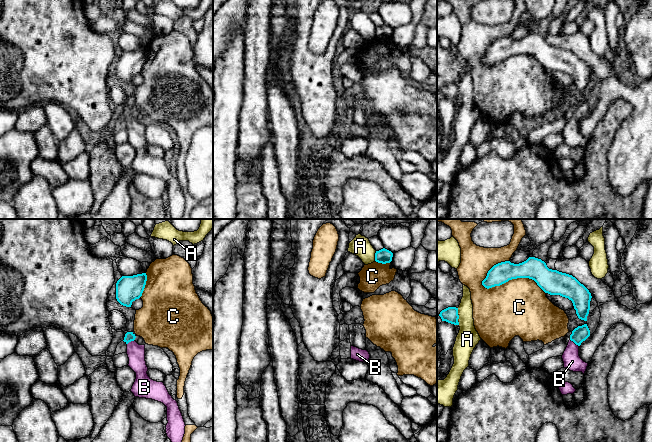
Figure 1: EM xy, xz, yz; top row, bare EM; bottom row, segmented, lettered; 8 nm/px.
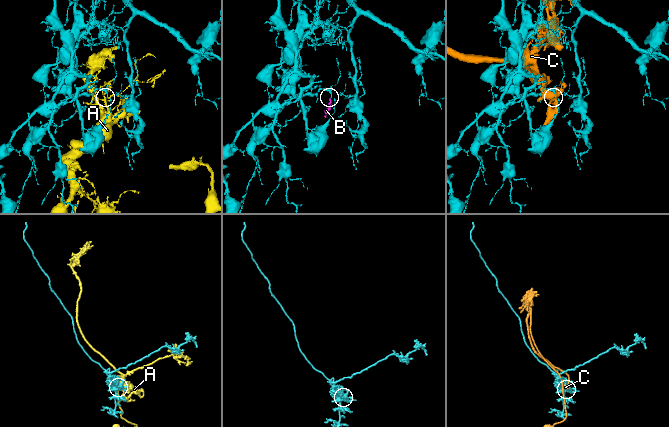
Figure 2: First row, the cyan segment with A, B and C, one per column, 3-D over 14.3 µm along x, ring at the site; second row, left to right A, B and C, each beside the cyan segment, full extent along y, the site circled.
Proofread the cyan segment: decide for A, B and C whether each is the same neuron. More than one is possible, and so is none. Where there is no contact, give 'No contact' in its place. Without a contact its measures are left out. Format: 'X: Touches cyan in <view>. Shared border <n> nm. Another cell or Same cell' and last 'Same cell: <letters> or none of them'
A: Touches cyan in yz. Shared border 140 nm. Another cell
B: Touches cyan in yz. Shared border 90 nm. Same cell
C: Touches cyan in yz. Shared border 550 nm. Another cell
Same cell: B

